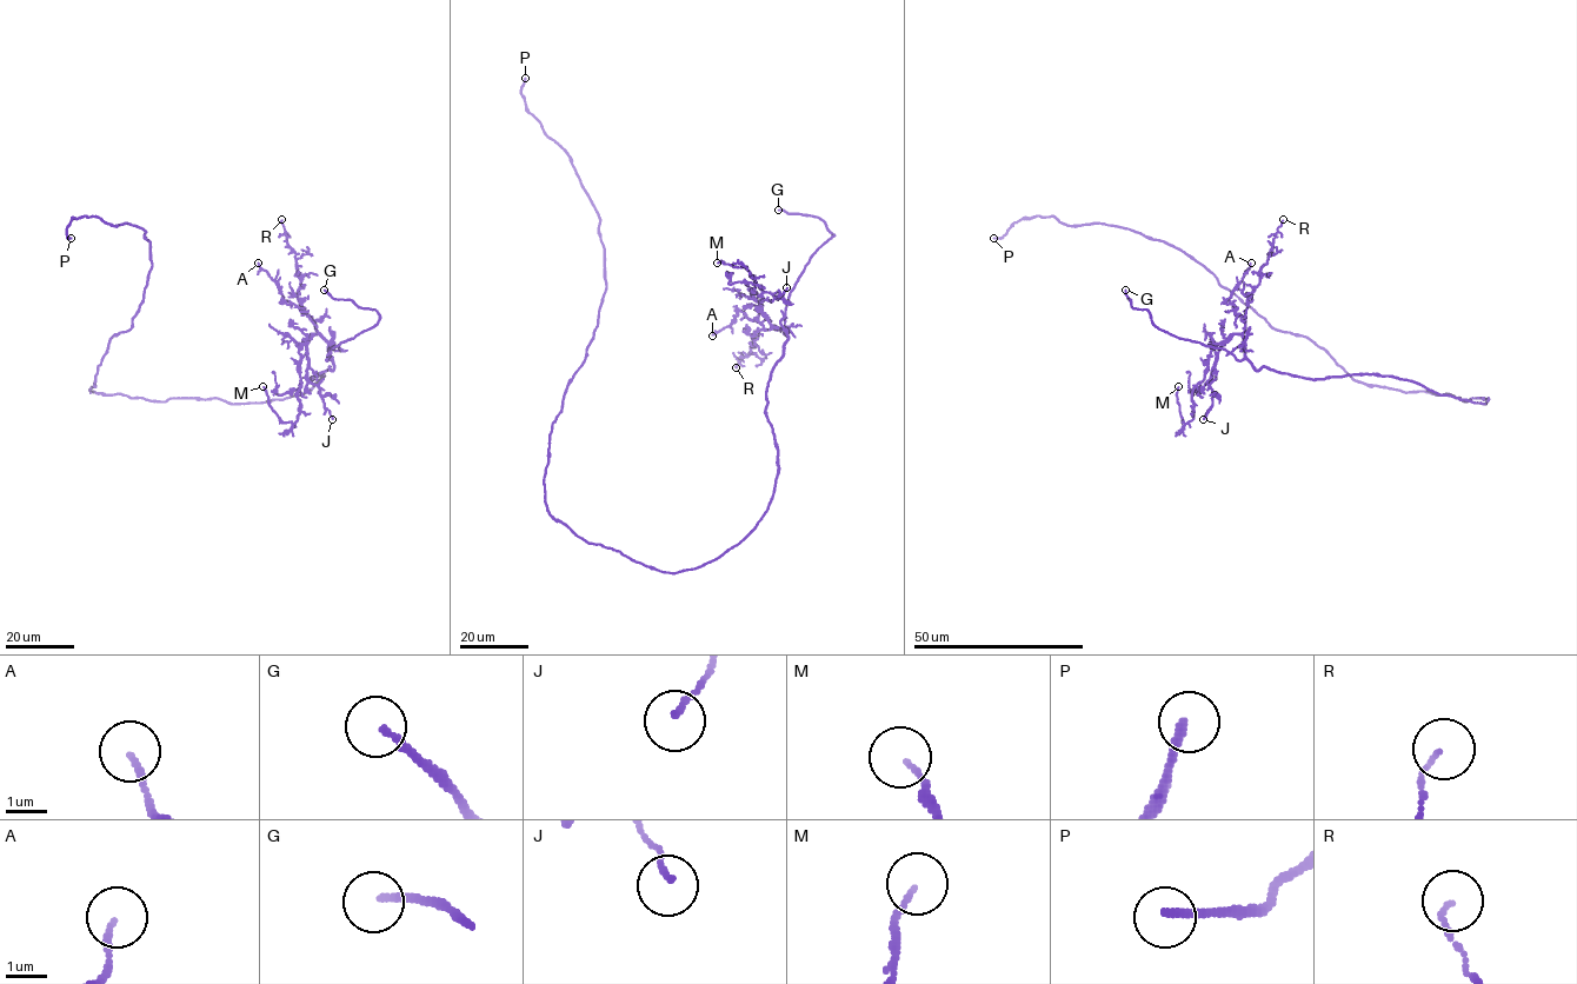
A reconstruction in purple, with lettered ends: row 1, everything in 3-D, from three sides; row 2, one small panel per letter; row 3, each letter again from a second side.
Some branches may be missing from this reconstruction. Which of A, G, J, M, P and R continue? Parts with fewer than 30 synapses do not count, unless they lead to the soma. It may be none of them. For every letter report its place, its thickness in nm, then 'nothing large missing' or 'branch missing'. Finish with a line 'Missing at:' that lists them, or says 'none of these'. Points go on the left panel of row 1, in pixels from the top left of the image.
A: place (258, 263); calibre 150 nm; nothing large missing
G: place (324, 290); calibre 160 nm; branch missing
J: place (332, 419); calibre 110 nm; nothing large missing
M: place (263, 386); calibre 120 nm; nothing large missing
P: place (71, 238); calibre 200 nm; branch missing
R: place (281, 219); calibre 90 nm; nothing large missing
Missing at: G, P

